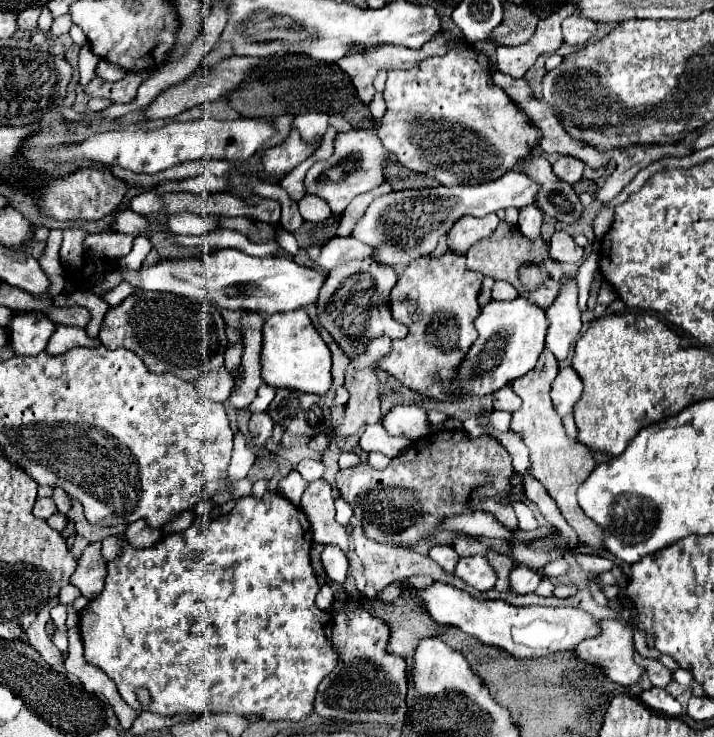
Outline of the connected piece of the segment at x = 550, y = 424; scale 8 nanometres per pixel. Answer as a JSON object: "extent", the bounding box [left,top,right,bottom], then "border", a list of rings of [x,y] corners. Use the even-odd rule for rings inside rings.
{"extent":[510,351,604,551],"border":[[[544,351],[538,359],[536,367],[530,373],[510,381],[510,387],[514,389],[514,393],[522,399],[522,407],[512,415],[512,429],[522,433],[522,439],[524,439],[526,447],[530,449],[532,475],[544,485],[548,495],[556,501],[556,505],[562,511],[568,525],[576,531],[578,541],[600,551],[600,549],[604,549],[602,547],[604,531],[602,531],[602,527],[598,527],[598,523],[594,523],[582,511],[582,507],[578,505],[578,499],[576,499],[578,487],[588,479],[590,471],[594,471],[596,461],[594,461],[594,453],[586,445],[582,445],[576,439],[570,439],[566,435],[566,431],[562,427],[562,419],[552,407],[550,385],[556,375],[558,375],[558,361],[550,351]]]}

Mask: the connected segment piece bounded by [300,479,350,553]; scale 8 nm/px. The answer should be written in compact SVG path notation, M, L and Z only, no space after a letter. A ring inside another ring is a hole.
M314 479L308 483L306 491L302 493L300 509L306 513L306 517L312 523L314 541L324 545L338 545L342 551L350 551L348 547L348 533L346 529L336 523L334 519L334 497L332 487L326 479Z

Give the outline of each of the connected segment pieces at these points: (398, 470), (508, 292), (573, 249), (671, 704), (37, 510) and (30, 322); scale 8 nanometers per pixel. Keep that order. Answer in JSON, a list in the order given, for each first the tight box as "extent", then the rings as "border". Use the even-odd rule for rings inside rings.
[{"extent":[336,429,518,545],"border":[[[442,429],[410,443],[398,457],[394,457],[386,469],[372,469],[370,463],[358,463],[350,469],[340,469],[336,485],[354,509],[354,515],[362,521],[368,537],[380,543],[412,545],[420,537],[436,529],[438,521],[448,515],[466,511],[488,511],[508,527],[518,529],[514,509],[484,499],[478,505],[470,505],[468,497],[480,483],[490,483],[496,491],[508,497],[508,481],[512,475],[510,453],[488,435],[470,437],[462,431]],[[424,497],[428,501],[424,503]]]},{"extent":[492,281,518,299],"border":[[[496,281],[492,287],[492,299],[512,299],[516,295],[518,295],[518,291],[506,281]]]},{"extent":[550,231,584,263],"border":[[[556,231],[550,239],[550,257],[560,263],[578,263],[582,261],[584,249],[574,243],[566,231]]]},{"extent":[640,687,682,717],"border":[[[656,687],[646,689],[640,693],[640,701],[644,705],[648,705],[650,709],[654,709],[662,715],[668,715],[668,717],[678,717],[682,711],[680,703],[672,695],[668,695],[666,689],[656,689]]]},{"extent":[34,497,58,519],"border":[[[46,497],[46,499],[38,499],[36,505],[34,505],[34,515],[40,517],[40,519],[48,519],[50,515],[54,515],[58,509],[56,509],[56,503],[52,497]]]},{"extent":[8,313,56,355],"border":[[[24,313],[12,319],[8,325],[10,347],[16,355],[38,355],[44,351],[50,335],[56,331],[56,323],[46,315]]]}]

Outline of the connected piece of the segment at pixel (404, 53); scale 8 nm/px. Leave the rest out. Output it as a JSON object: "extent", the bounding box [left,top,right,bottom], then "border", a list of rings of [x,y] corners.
{"extent":[338,35,448,103],"border":[[[438,35],[436,39],[430,39],[430,43],[426,43],[426,47],[420,47],[420,49],[408,49],[408,47],[394,47],[394,45],[388,45],[388,47],[378,47],[378,49],[372,49],[372,51],[366,51],[366,53],[354,53],[350,57],[344,57],[338,61],[338,67],[342,71],[346,71],[354,83],[354,87],[358,89],[358,95],[364,103],[370,103],[372,97],[376,95],[376,89],[372,85],[374,77],[378,75],[380,69],[410,69],[410,67],[416,67],[420,61],[428,59],[428,57],[440,57],[448,51],[448,43],[442,35]]]}

